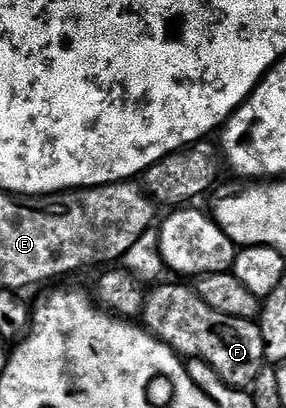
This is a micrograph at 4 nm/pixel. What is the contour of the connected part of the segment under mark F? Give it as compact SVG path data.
M156 285L147 303L143 306L142 325L160 338L166 346L172 346L175 353L184 359L200 358L210 364L231 386L250 387L250 382L265 366L263 337L258 325L250 318L225 316L201 300L201 296L190 285Z

